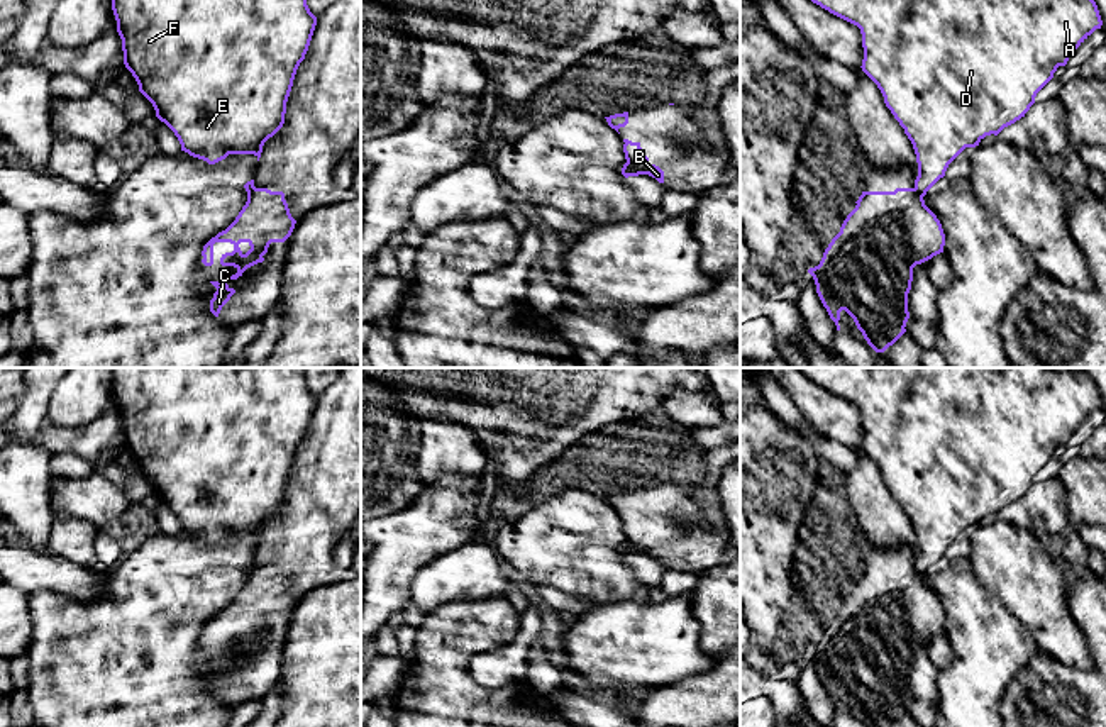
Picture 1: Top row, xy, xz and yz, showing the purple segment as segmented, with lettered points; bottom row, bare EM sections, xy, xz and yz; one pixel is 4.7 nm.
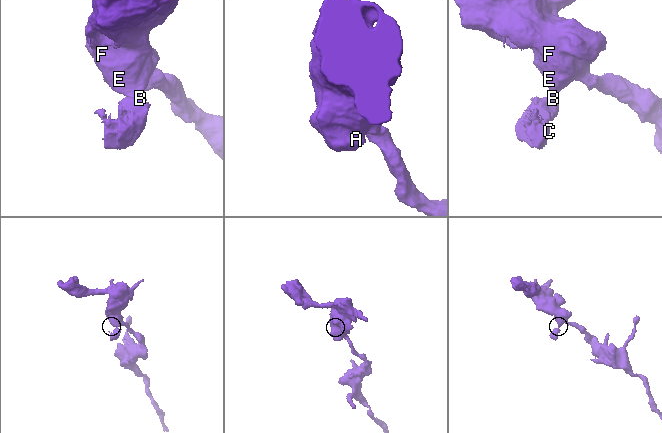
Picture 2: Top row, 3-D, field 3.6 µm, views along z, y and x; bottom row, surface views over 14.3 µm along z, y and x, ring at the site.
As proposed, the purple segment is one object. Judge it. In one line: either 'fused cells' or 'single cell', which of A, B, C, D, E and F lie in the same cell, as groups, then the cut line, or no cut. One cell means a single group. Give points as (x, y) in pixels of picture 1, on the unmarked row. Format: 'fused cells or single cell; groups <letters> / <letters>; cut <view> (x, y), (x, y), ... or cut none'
fused cells; groups A D E F / B C; cut xz (627, 541), (644, 553)

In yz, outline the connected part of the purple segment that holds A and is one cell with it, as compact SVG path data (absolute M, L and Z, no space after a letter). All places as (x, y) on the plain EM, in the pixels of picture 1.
M798 368L813 383L857 405L862 413L862 451L877 464L886 486L913 524L921 574L945 556L948 544L986 515L998 515L1035 483L1037 473L1065 446L1074 430L1103 400L1084 371L1055 373L1050 368Z

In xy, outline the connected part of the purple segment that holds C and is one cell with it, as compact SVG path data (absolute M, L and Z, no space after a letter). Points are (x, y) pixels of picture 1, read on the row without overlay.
M254 568L247 573L247 581L235 600L212 617L202 630L202 642L212 646L215 622L230 622L234 625L232 632L222 634L220 644L234 646L237 652L222 661L210 661L217 668L210 680L210 691L215 696L235 673L227 663L242 656L247 647L263 642L269 624L285 622L291 615L295 603L296 600L290 593L283 571Z

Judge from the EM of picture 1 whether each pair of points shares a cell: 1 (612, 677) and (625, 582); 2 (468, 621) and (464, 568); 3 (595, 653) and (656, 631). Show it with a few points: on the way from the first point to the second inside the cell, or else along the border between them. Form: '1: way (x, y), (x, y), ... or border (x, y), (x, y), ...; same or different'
1: border (649, 600), (605, 602), (597, 605); different
2: border (505, 595), (478, 600), (447, 600), (429, 614); different
3: way (610, 646), (641, 644); same

